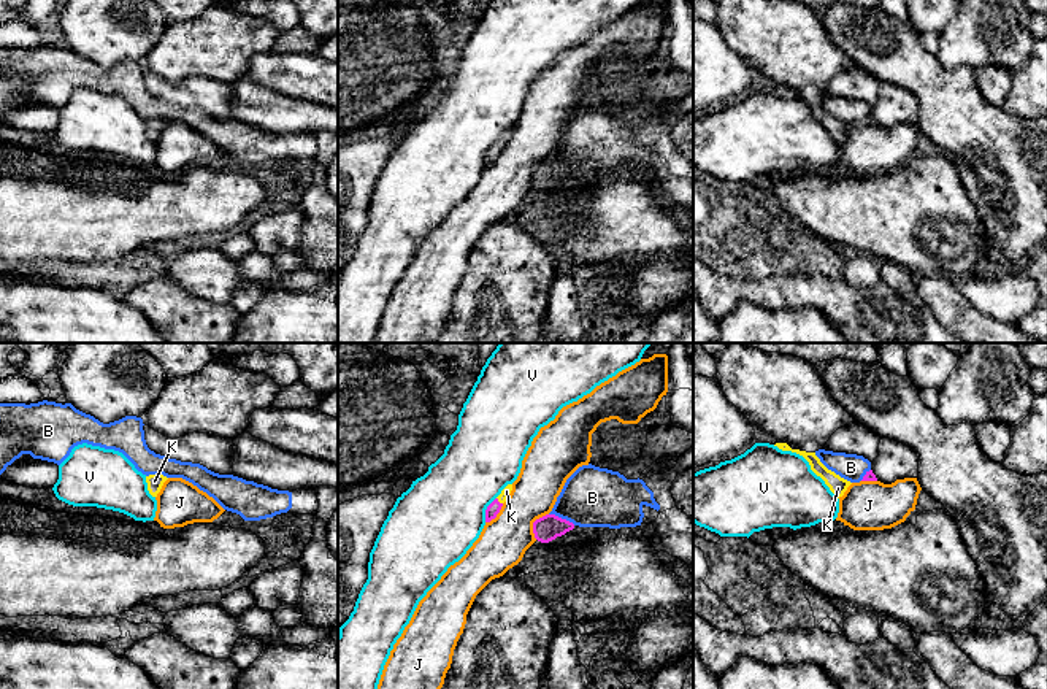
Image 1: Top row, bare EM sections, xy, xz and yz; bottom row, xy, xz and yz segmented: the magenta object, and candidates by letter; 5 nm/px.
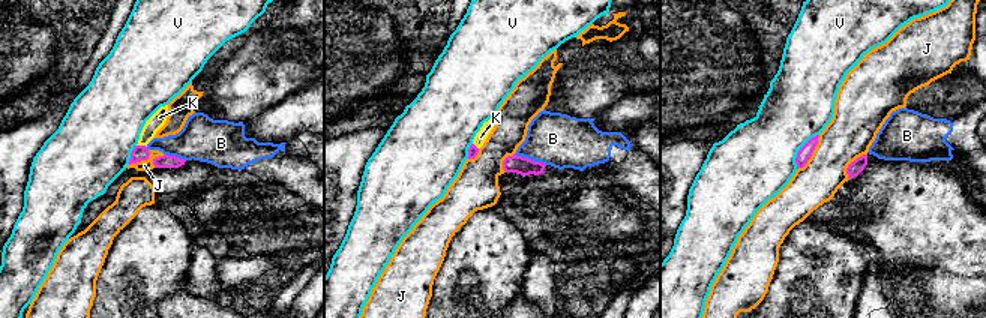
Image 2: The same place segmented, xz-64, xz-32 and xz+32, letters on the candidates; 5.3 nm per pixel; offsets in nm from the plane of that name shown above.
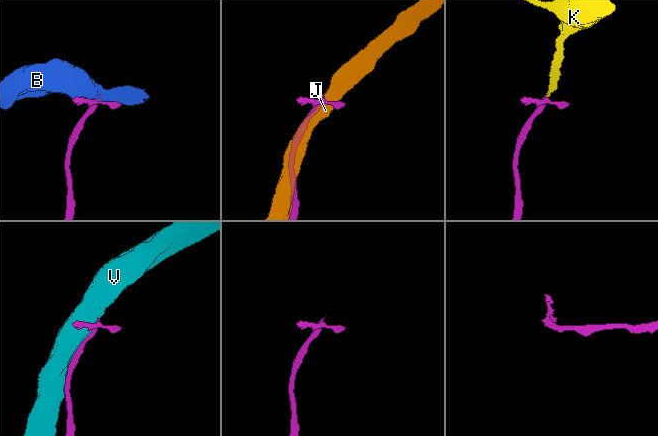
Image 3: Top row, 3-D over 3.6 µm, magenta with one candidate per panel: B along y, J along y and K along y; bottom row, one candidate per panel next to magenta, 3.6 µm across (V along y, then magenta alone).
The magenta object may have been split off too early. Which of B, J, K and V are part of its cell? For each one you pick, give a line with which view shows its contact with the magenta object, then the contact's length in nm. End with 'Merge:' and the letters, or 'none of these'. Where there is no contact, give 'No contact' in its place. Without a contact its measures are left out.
K: Touches magenta in xz. Shared border 50 nm
Merge: K

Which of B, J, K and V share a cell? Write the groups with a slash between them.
B / J V / K

